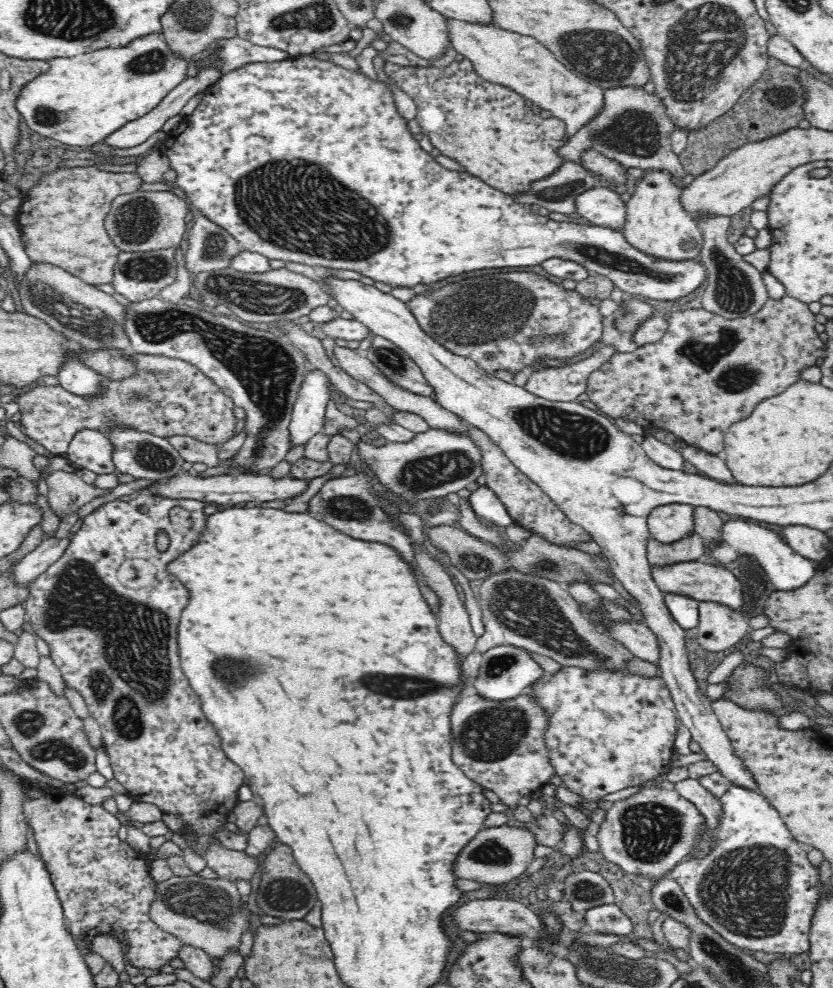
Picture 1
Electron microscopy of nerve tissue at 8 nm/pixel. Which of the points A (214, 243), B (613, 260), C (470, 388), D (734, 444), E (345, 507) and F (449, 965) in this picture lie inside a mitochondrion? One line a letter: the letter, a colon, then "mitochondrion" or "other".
A: mitochondrion
B: mitochondrion
C: other
D: other
E: mitochondrion
F: other

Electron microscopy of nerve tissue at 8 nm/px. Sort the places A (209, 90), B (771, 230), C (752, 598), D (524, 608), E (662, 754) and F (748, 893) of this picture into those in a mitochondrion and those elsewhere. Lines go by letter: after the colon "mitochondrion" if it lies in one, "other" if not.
A: other
B: other
C: other
D: mitochondrion
E: other
F: mitochondrion

